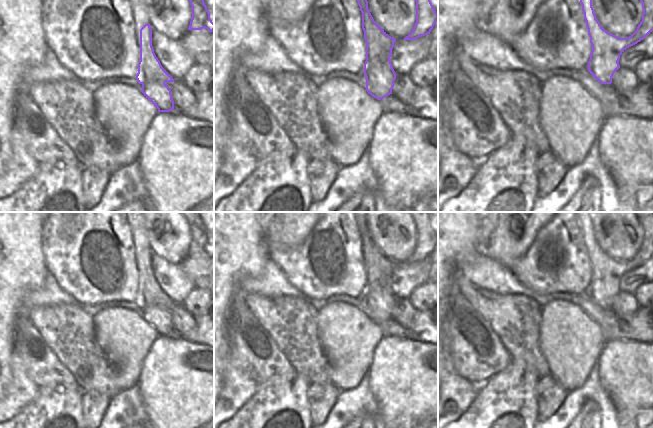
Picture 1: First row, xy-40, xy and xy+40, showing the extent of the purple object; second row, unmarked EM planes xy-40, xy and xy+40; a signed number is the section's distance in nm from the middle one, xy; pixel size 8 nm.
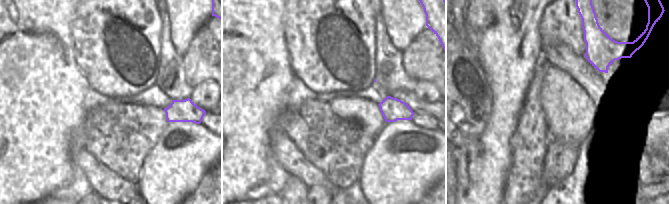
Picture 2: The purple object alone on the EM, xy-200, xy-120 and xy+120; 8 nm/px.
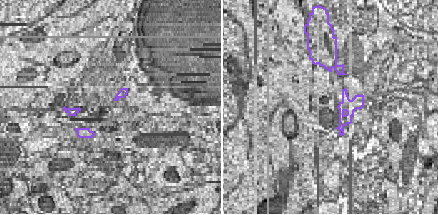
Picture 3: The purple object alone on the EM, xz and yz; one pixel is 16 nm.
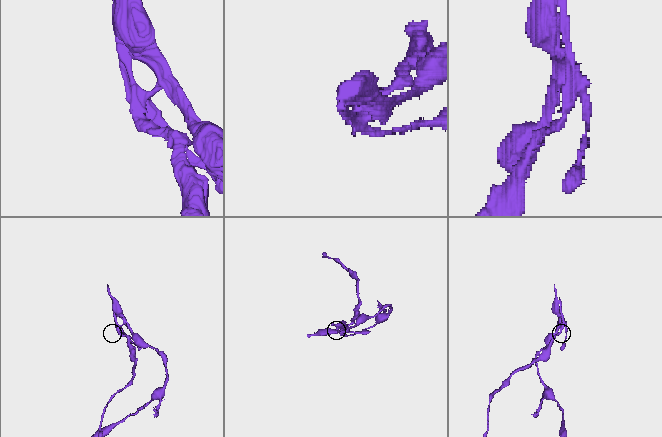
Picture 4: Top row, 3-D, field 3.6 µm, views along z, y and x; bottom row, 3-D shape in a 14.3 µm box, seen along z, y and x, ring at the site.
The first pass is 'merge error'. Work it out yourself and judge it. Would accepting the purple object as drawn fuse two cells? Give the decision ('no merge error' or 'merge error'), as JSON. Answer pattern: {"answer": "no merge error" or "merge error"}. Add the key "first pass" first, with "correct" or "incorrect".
{"first pass": "correct", "answer": "merge error"}

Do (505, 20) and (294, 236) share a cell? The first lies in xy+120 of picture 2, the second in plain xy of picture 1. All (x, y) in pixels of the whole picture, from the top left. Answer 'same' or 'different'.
same

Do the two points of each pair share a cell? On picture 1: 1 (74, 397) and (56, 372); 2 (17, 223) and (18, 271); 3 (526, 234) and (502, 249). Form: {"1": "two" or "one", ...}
{"1": "two", "2": "one", "3": "one"}

